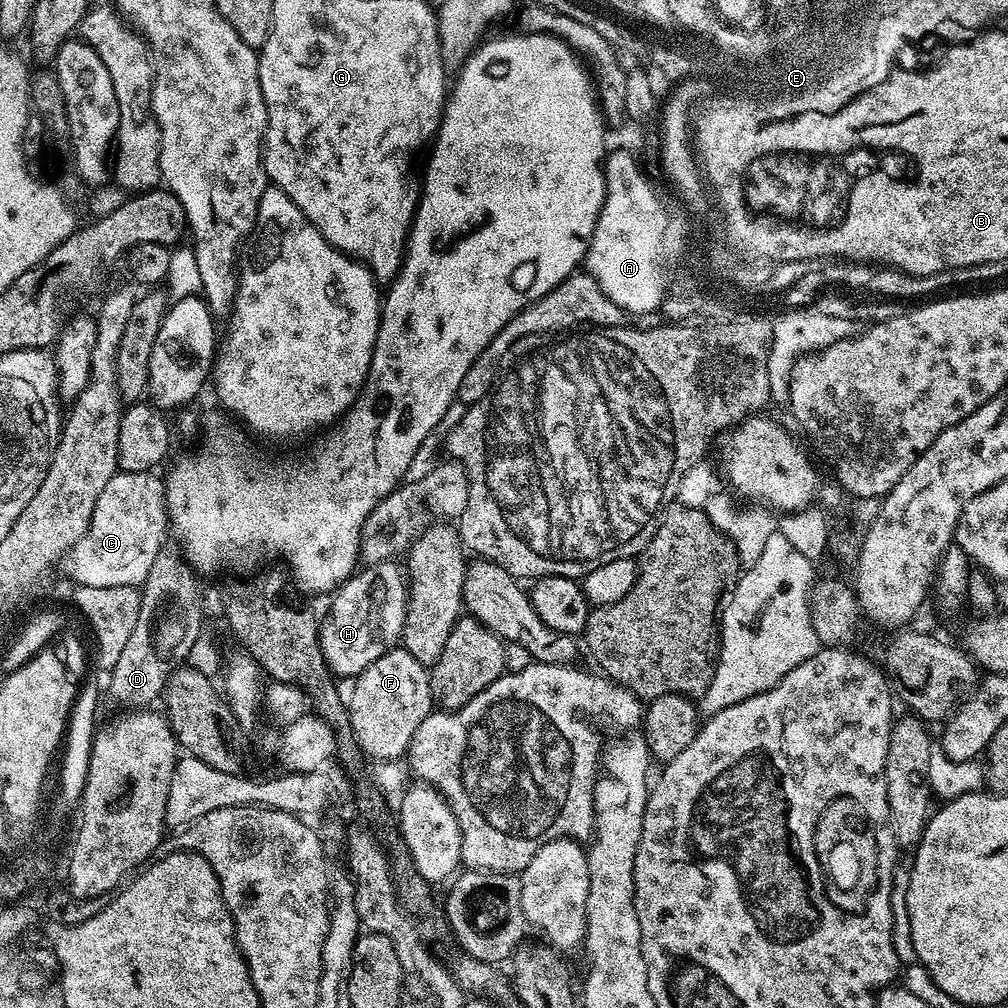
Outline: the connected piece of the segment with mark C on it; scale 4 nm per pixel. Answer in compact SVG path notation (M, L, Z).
M117 471L106 482L106 490L98 494L88 529L60 561L59 571L64 571L76 586L143 585L154 558L161 555L160 539L166 536L167 524L163 479L152 472Z

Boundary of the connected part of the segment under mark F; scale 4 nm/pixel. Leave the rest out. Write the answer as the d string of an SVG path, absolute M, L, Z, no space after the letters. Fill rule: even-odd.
M395 646L373 664L366 666L363 672L355 677L354 683L356 685L353 686L352 693L347 693L346 703L356 745L365 757L373 756L373 761L399 761L407 753L414 730L422 726L422 722L434 708L429 669L420 664L418 658L414 658L414 654L410 654L404 647Z

